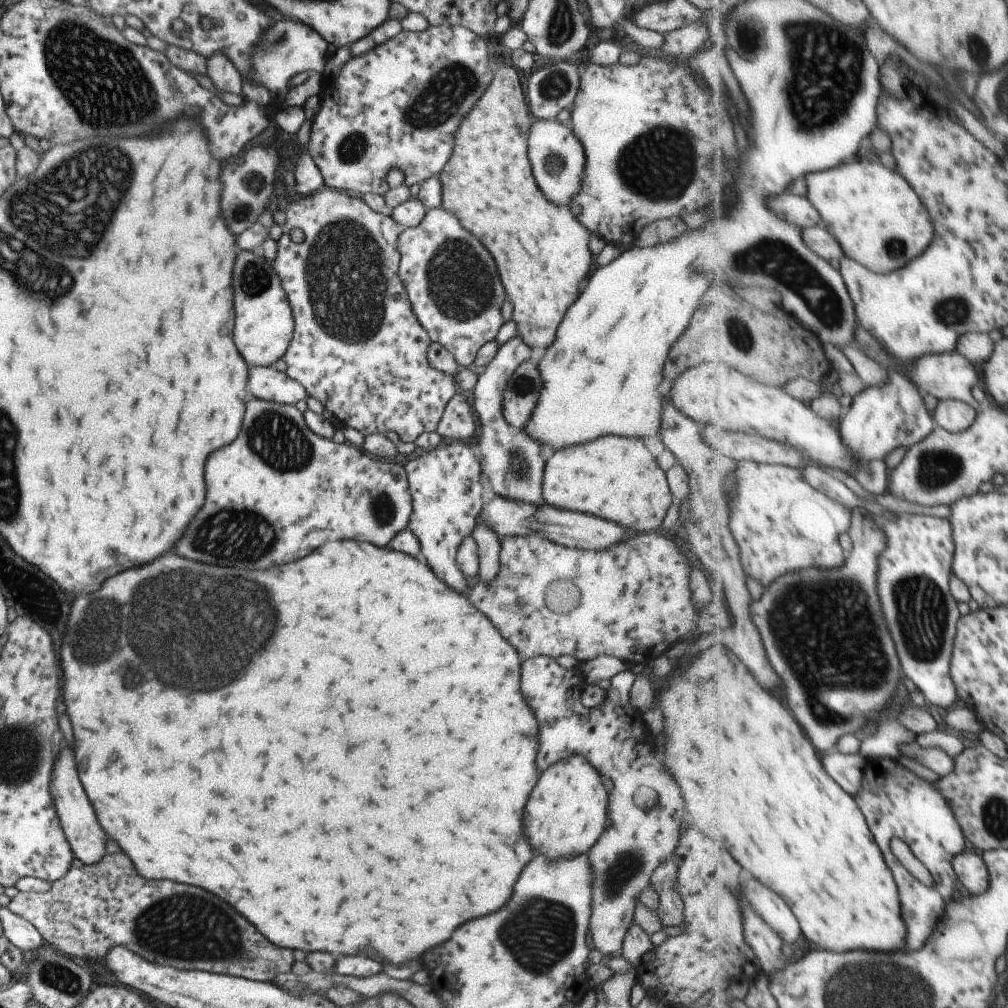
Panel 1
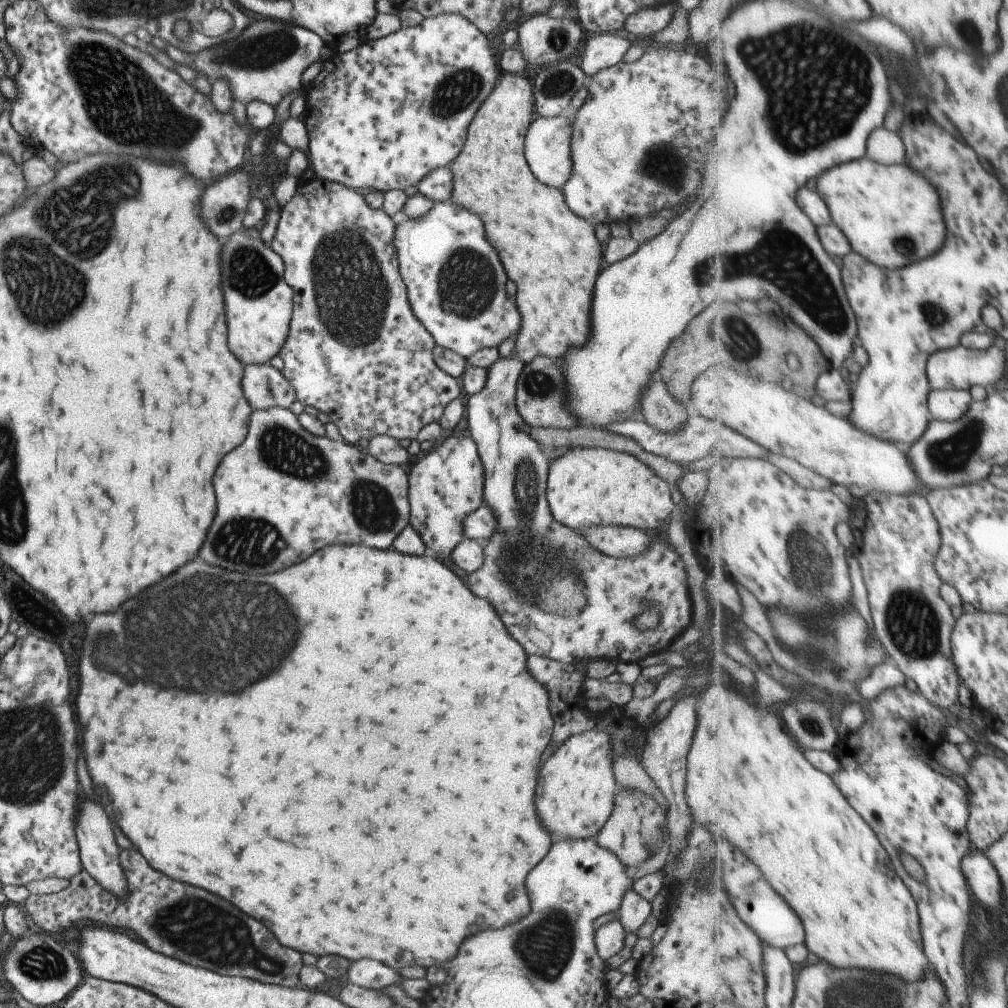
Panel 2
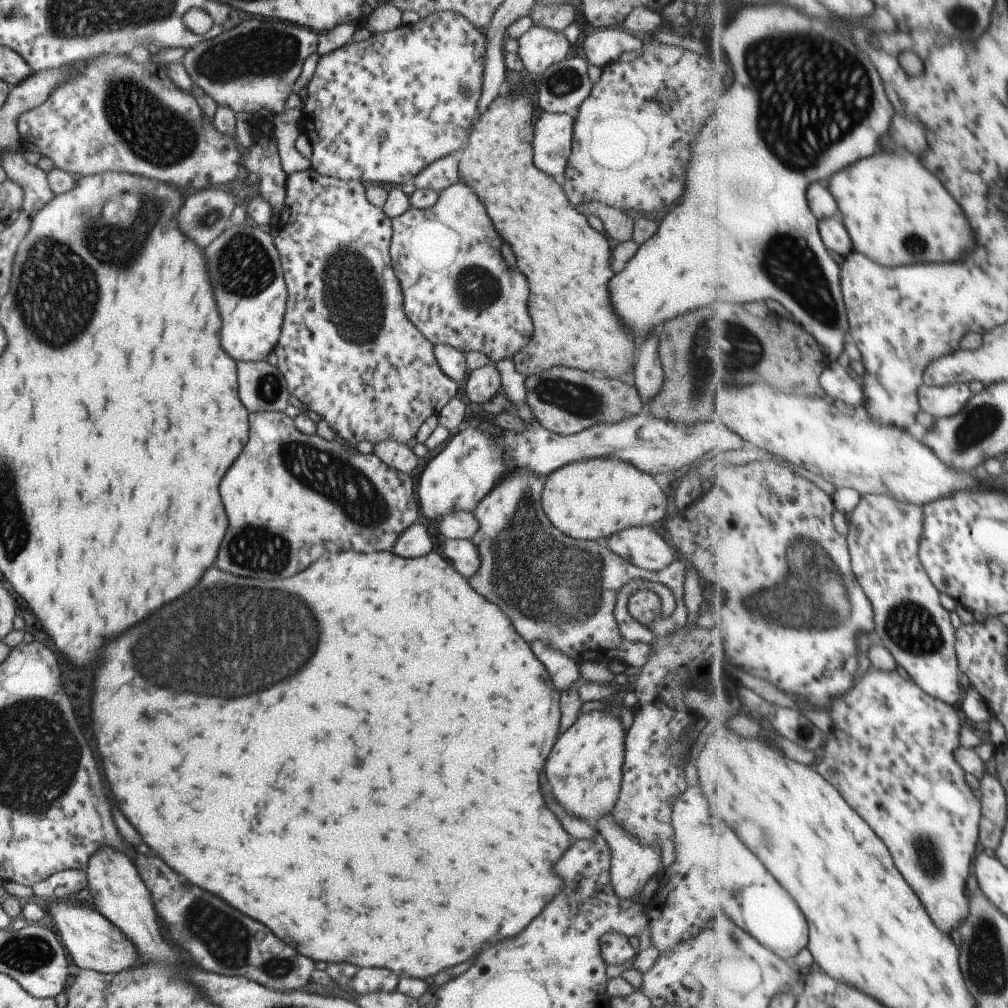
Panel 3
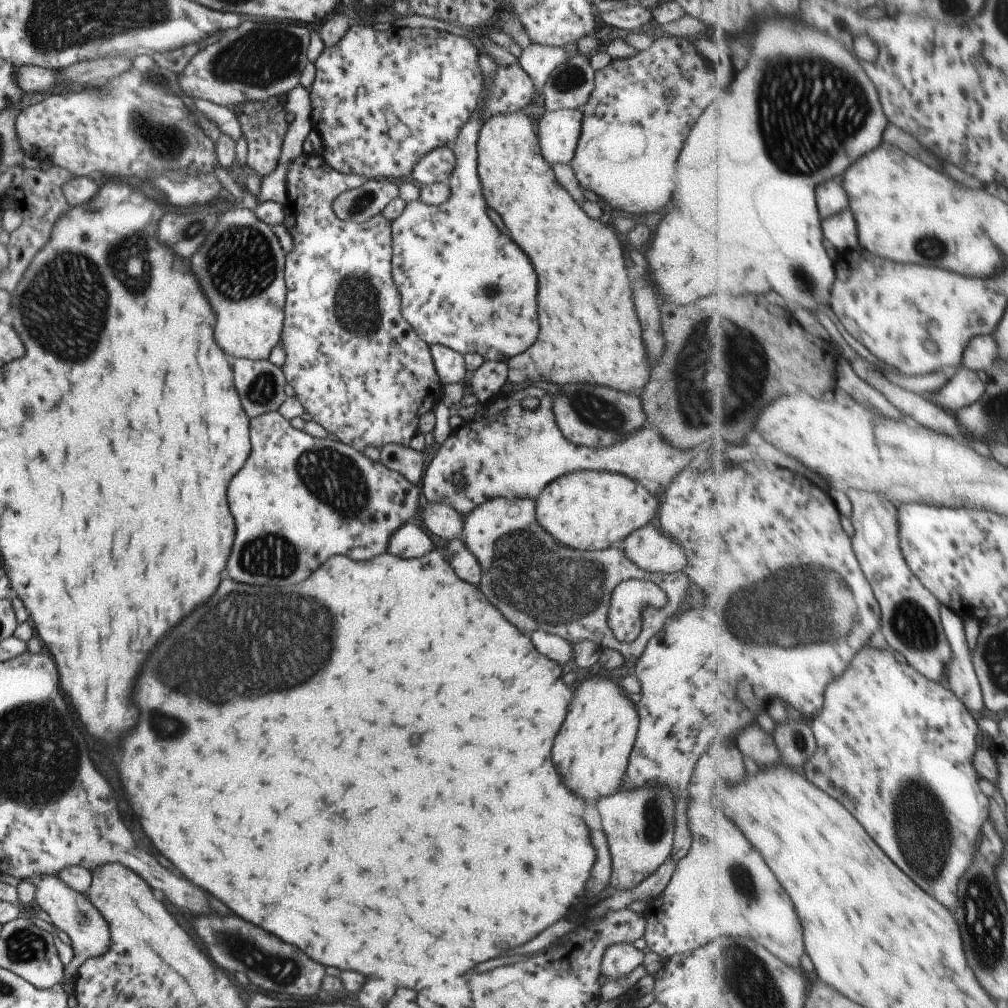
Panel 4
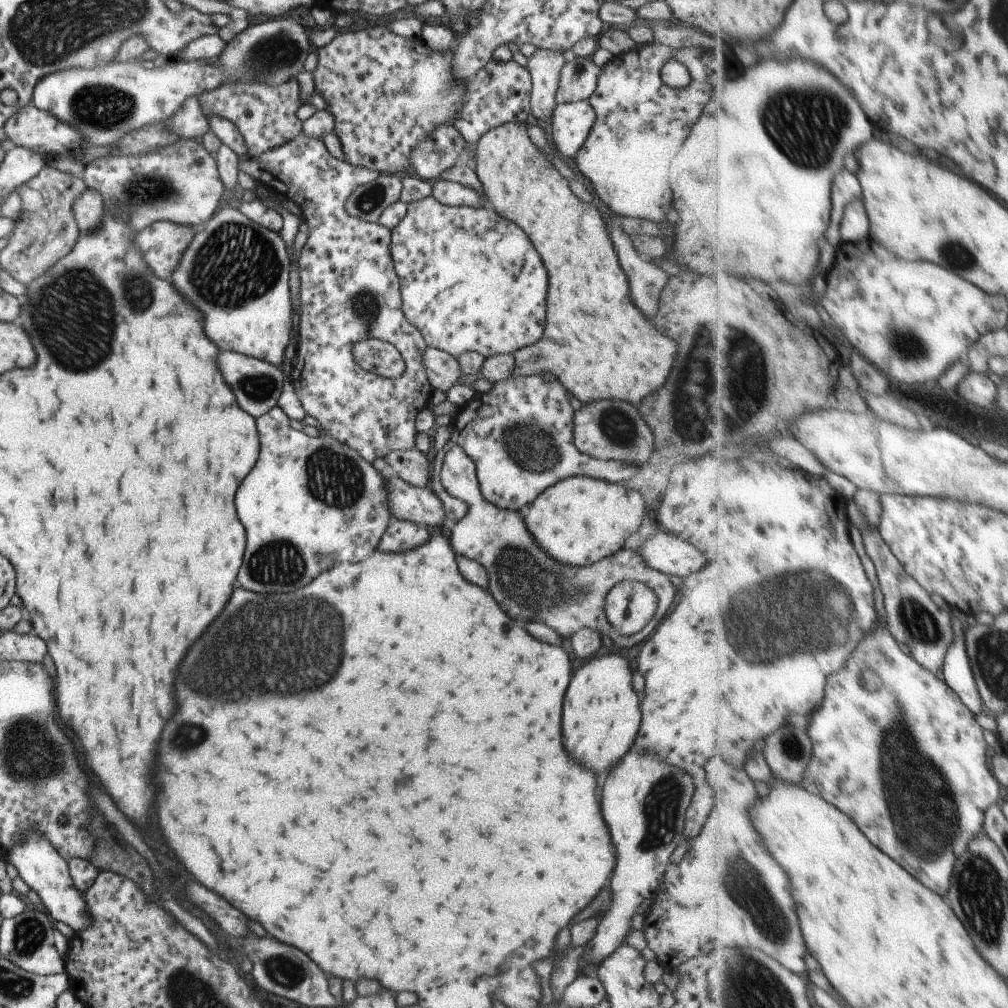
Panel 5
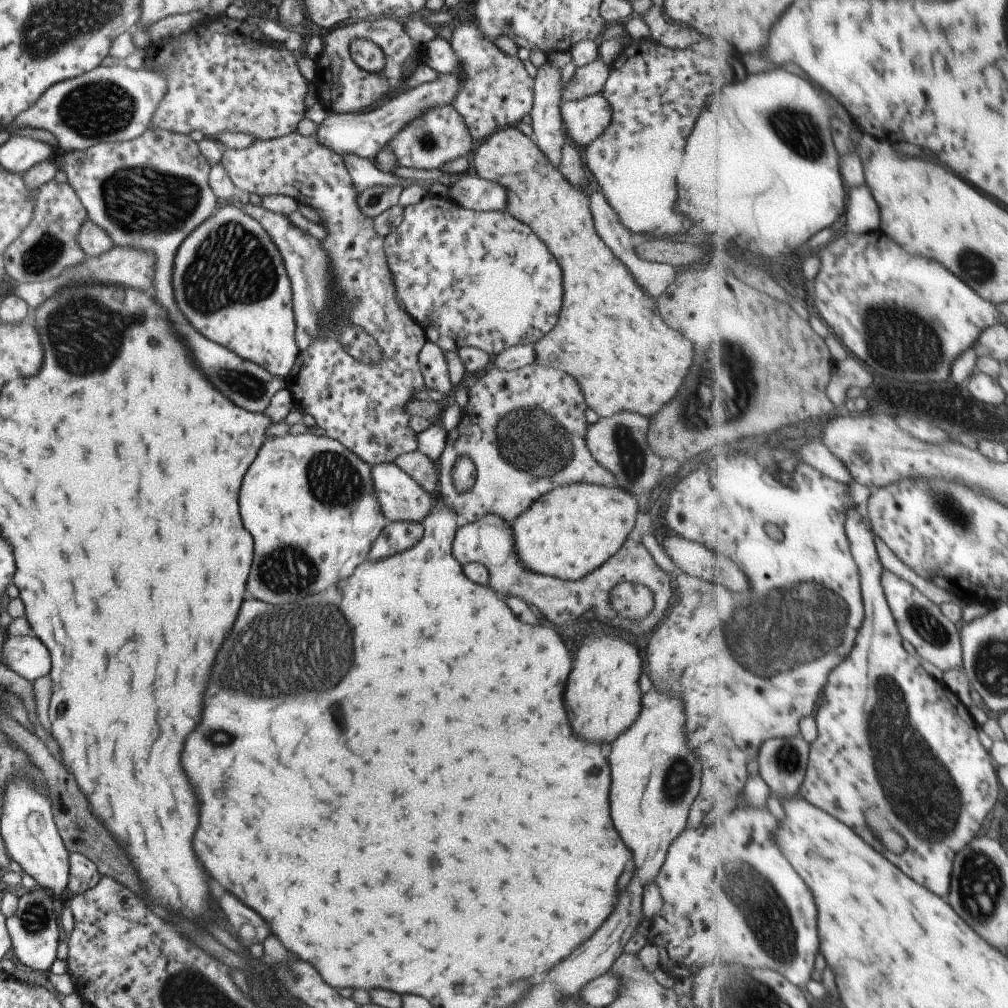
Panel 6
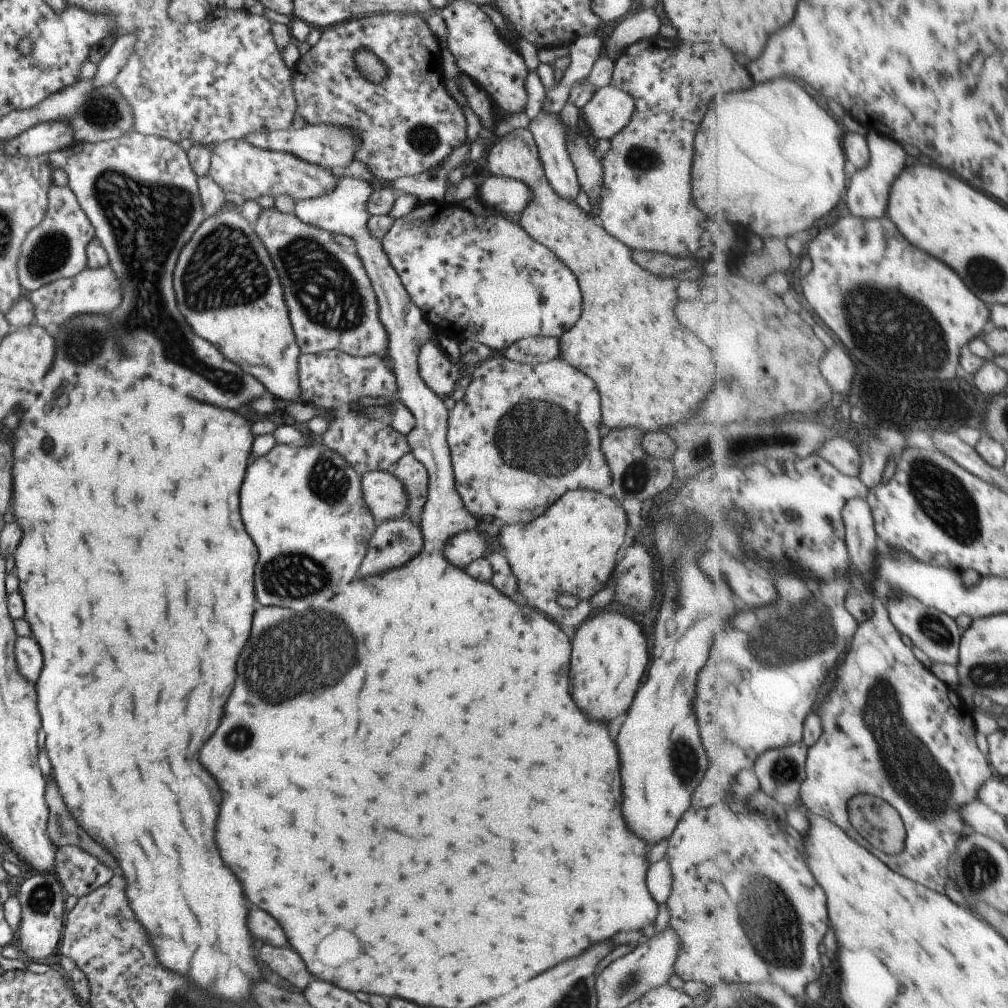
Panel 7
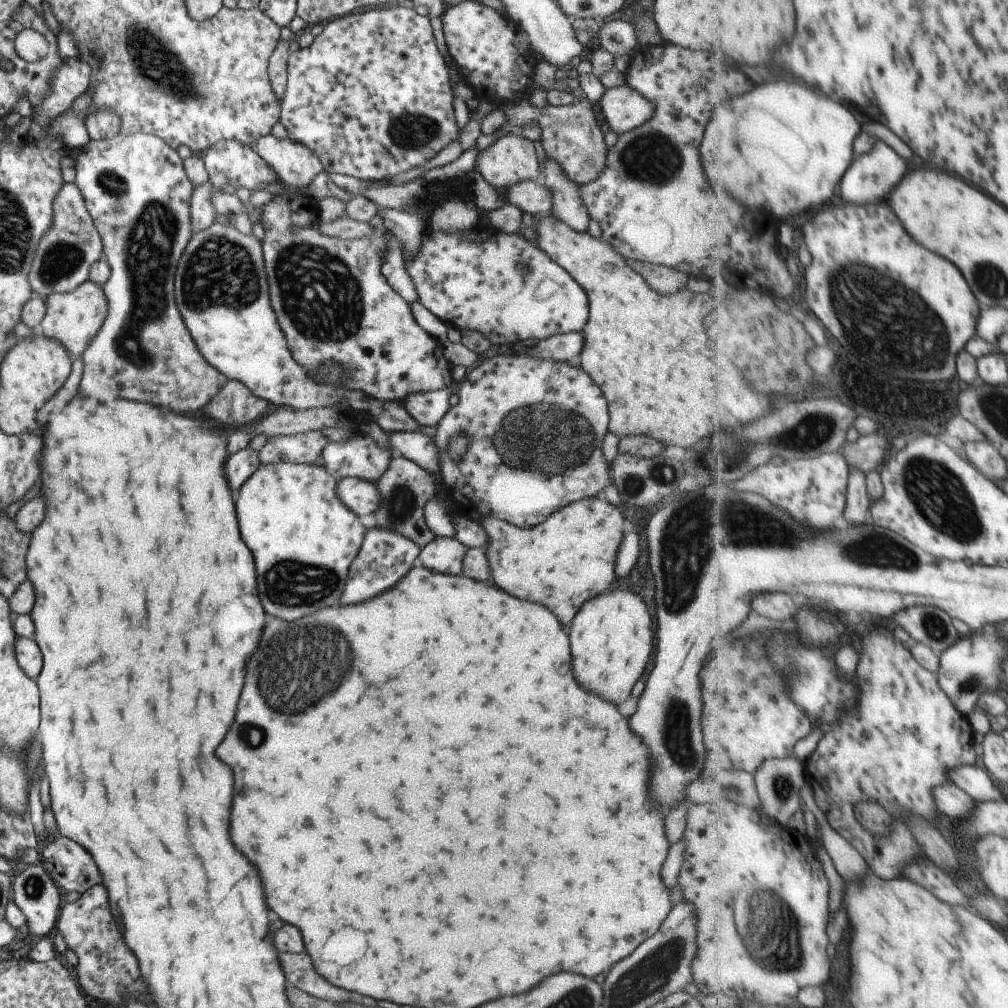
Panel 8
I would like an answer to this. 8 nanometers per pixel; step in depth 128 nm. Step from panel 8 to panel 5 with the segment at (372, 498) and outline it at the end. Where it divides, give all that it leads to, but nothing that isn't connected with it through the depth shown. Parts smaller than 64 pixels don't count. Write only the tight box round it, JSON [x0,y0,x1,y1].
[373,458,446,531]

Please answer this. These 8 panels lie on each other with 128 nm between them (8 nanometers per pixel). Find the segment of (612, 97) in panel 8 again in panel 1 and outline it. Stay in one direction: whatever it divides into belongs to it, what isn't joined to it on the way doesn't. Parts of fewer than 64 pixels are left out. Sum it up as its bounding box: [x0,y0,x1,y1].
[527,119,586,207]

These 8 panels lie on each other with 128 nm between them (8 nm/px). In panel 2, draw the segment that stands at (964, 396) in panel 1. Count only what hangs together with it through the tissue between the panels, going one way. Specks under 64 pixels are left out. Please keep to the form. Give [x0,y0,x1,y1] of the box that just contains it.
[927,342,1007,391]

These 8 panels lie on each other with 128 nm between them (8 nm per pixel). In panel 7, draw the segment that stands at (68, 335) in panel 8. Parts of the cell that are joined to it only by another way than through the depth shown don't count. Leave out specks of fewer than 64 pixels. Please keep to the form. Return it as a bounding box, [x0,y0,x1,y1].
[26,262,123,334]

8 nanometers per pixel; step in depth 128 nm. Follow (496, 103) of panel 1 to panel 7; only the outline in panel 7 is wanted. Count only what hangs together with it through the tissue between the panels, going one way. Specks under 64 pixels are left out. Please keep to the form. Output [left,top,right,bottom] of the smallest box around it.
[486,128,724,431]

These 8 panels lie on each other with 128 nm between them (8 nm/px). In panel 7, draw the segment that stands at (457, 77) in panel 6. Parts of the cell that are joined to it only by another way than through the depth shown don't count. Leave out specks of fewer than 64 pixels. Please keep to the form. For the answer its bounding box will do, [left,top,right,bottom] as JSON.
[244,123,361,169]

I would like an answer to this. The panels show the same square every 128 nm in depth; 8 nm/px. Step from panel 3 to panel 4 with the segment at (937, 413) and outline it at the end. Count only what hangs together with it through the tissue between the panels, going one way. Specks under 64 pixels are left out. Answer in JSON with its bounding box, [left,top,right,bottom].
[922,364,986,413]

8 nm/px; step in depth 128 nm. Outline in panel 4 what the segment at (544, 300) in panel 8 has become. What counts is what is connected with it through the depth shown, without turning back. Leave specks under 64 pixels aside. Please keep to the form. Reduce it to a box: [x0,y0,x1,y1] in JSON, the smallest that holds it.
[391,103,539,362]

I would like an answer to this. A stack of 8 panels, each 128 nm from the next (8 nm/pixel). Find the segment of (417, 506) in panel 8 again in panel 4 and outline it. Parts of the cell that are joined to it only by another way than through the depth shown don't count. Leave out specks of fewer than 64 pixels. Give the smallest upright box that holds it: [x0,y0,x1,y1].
[379,444,425,484]

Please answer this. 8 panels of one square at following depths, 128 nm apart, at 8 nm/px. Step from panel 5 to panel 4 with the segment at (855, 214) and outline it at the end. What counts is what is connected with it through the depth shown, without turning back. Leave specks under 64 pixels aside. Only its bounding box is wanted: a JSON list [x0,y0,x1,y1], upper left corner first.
[823,208,860,250]

